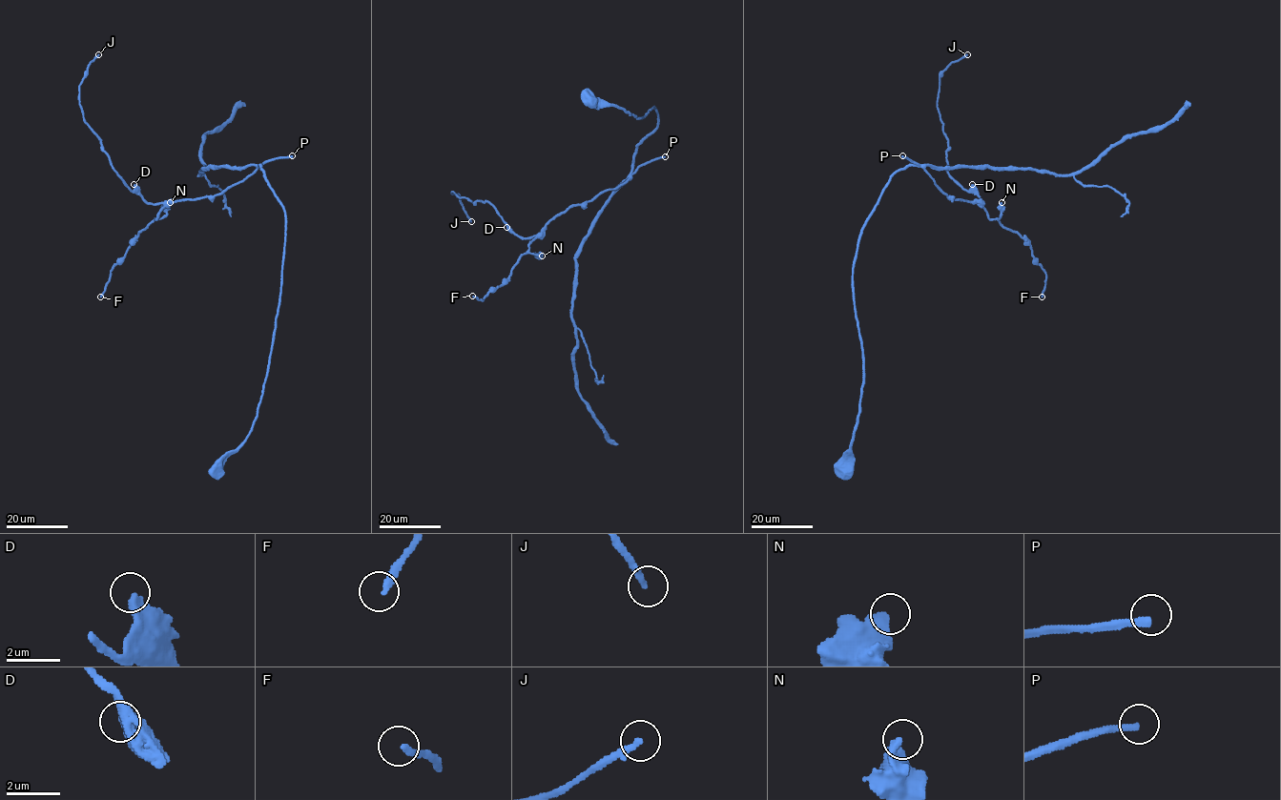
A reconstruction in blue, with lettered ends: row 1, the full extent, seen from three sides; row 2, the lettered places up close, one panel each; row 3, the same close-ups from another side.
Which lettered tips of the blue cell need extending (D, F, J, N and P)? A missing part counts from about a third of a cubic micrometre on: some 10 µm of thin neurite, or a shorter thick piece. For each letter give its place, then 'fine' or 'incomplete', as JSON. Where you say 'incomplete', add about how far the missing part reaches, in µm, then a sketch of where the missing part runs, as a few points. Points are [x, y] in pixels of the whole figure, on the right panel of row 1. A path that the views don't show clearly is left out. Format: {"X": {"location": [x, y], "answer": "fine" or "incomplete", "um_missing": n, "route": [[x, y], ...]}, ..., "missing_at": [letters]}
{"D": {"location": [972, 184], "answer": "fine"}, "F": {"location": [1042, 297], "answer": "incomplete", "um_missing": 40}, "J": {"location": [967, 54], "answer": "incomplete", "um_missing": 90}, "N": {"location": [1002, 202], "answer": "fine"}, "P": {"location": [902, 155], "answer": "incomplete", "um_missing": 170}, "missing_at": ["F", "J", "P"]}

